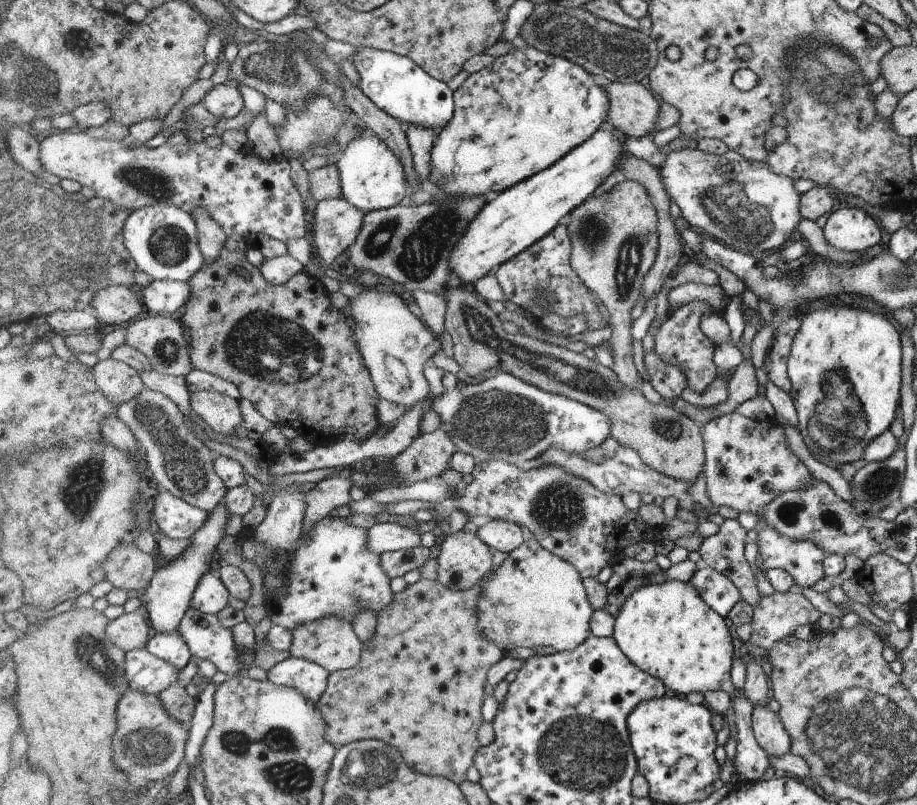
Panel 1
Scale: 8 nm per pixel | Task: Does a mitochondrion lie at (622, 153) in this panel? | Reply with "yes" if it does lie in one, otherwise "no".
no

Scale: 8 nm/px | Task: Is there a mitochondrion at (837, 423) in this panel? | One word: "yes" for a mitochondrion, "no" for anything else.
yes

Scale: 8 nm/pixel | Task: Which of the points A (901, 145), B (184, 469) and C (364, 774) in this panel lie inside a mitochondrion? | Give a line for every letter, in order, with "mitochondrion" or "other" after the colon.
A: other
B: mitochondrion
C: mitochondrion

